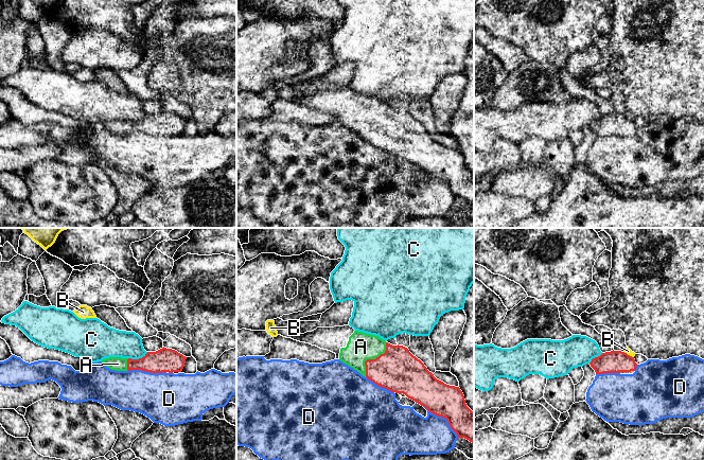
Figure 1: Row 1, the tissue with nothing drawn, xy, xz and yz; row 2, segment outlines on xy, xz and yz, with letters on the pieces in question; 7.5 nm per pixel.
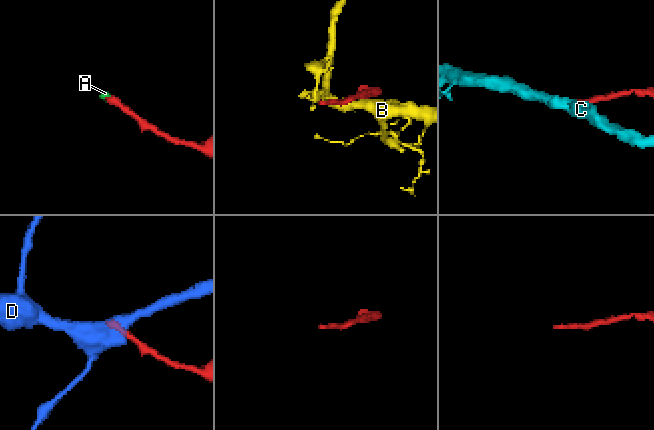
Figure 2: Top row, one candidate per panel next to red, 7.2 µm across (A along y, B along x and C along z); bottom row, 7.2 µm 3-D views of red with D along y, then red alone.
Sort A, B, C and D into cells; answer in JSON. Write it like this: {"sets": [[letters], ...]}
{"sets": [["A"], ["B"], ["C"], ["D"]]}

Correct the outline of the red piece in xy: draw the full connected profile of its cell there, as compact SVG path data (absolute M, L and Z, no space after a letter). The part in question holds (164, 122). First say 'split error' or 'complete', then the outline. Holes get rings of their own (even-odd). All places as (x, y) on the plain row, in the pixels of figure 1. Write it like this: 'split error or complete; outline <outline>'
split error; outline M162 110L156 114L147 114L142 121L131 122L109 120L102 125L116 134L142 132L151 136L181 135L187 120L175 112Z

